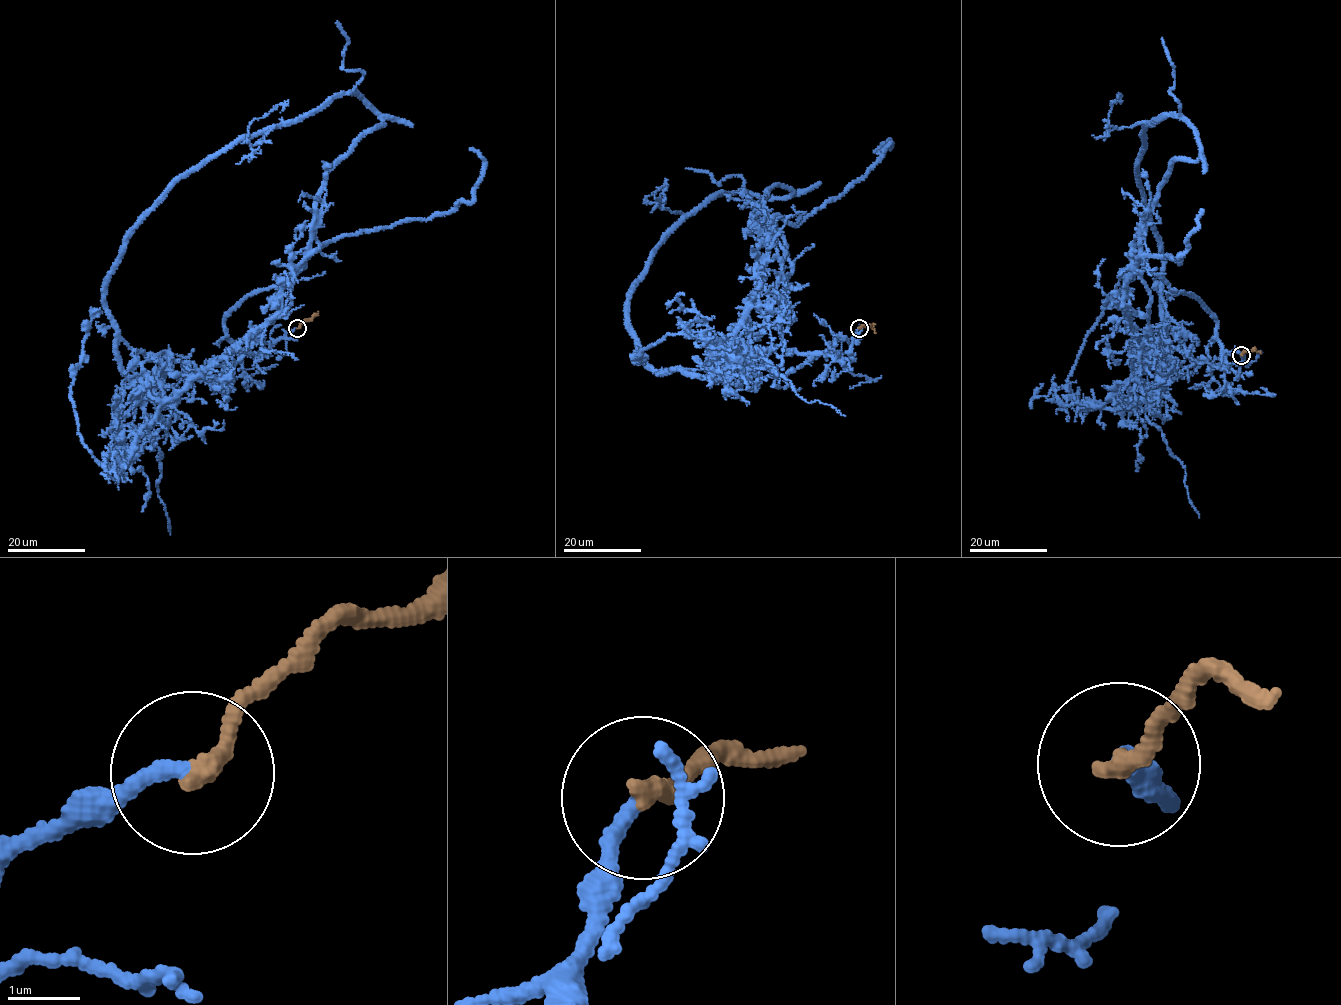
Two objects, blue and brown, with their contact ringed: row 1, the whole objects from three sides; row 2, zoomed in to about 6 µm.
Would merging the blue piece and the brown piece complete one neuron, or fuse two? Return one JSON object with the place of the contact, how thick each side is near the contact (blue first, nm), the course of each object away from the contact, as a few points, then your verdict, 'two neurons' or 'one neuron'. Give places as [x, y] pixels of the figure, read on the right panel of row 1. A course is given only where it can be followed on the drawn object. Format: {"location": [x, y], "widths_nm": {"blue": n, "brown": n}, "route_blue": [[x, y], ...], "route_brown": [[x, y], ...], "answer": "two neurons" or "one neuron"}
{"location": [1241, 355], "widths_nm": {"blue": 200, "brown": 280}, "route_blue": [[1241, 355], [1198, 299], [1135, 271], [1133, 373], [1081, 405], [1069, 379], [1130, 255]], "route_brown": [[1241, 355], [1247, 350], [1260, 353]], "answer": "one neuron"}

